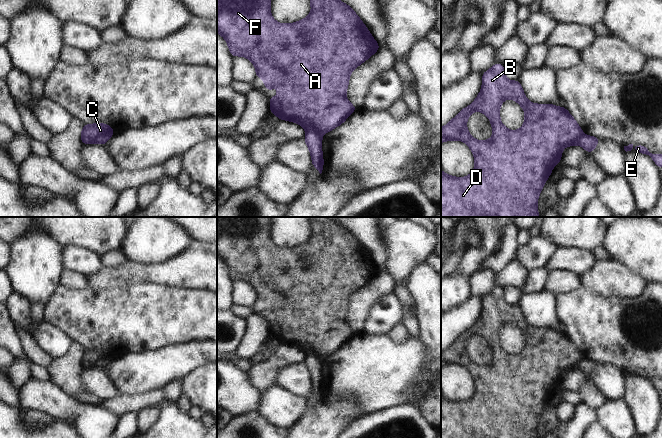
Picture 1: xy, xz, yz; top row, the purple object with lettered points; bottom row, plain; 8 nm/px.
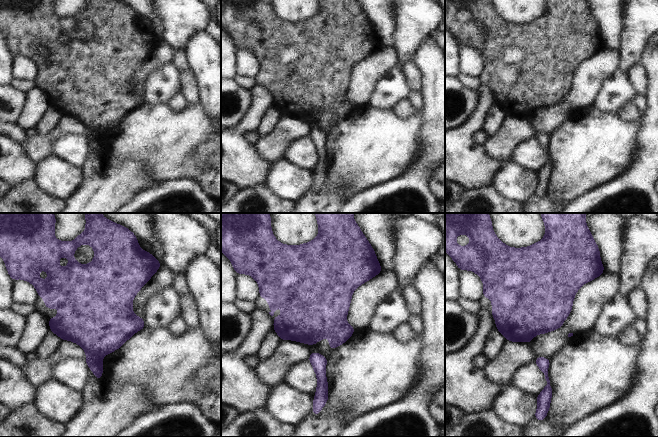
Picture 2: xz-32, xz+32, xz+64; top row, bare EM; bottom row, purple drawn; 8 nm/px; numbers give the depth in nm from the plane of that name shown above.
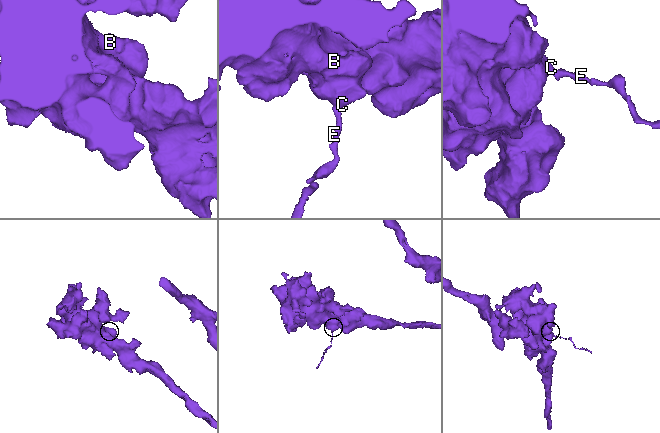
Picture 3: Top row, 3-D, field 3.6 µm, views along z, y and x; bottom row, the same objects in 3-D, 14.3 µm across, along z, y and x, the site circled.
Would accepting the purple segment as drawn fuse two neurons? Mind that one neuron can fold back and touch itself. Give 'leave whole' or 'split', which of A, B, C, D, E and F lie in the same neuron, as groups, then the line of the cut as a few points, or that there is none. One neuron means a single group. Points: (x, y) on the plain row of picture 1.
split | A B C D F / E | xz (306, 354), (314, 354), (321, 359)

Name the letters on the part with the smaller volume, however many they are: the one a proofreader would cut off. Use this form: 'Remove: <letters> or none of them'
Remove: E

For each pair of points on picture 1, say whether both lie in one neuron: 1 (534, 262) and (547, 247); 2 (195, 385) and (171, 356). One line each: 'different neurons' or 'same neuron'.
1: same neuron
2: different neurons

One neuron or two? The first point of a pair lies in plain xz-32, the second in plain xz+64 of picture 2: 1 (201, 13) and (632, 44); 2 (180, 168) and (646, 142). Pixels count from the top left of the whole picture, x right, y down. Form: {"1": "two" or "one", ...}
{"1": "one", "2": "two"}

